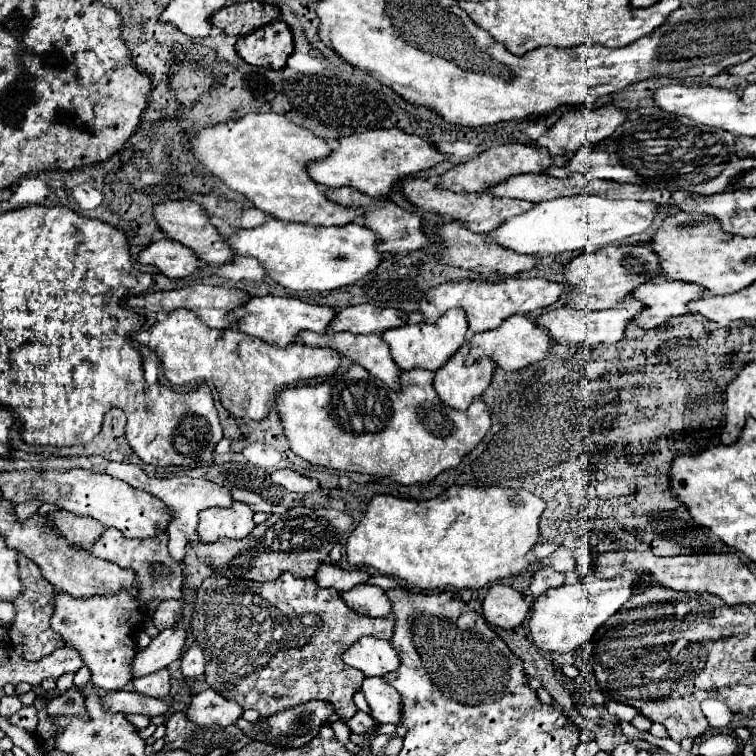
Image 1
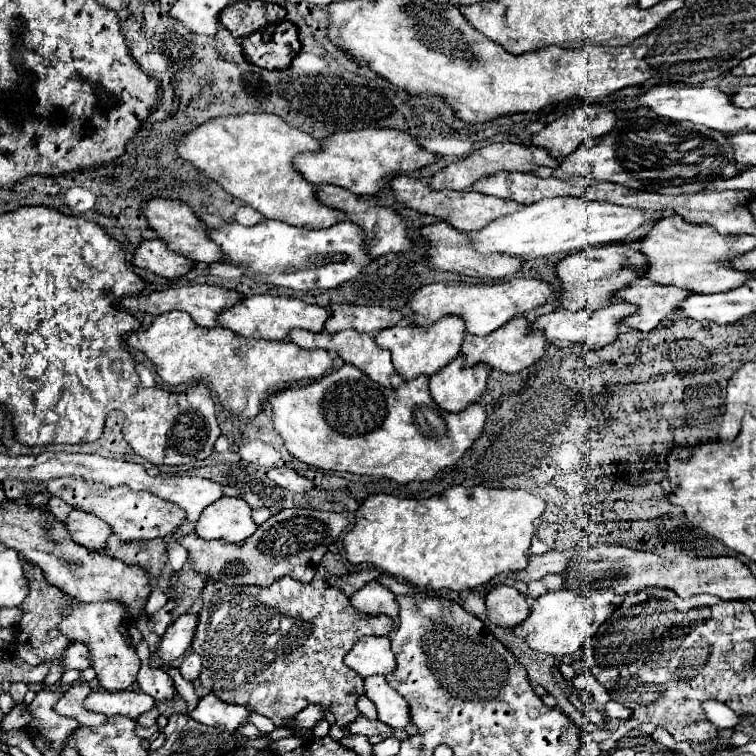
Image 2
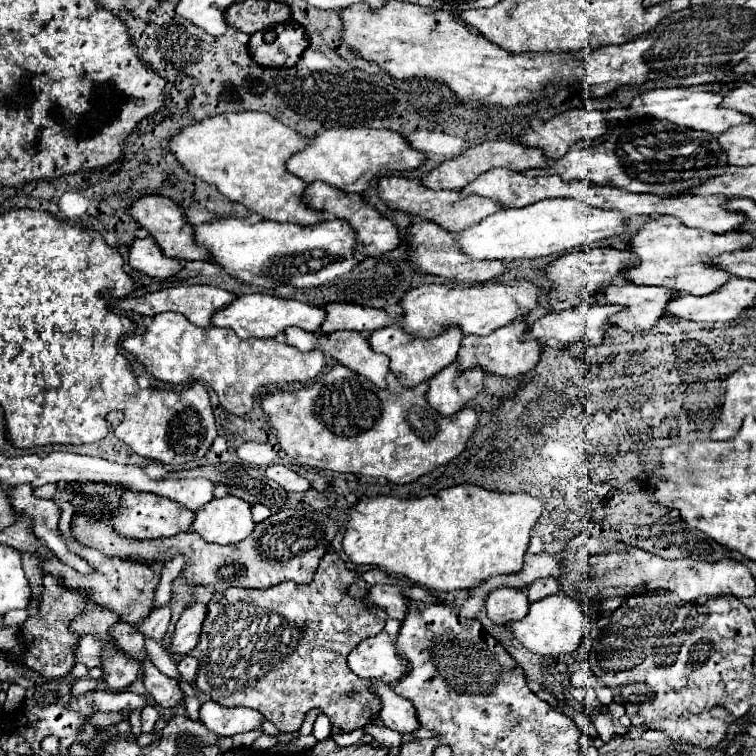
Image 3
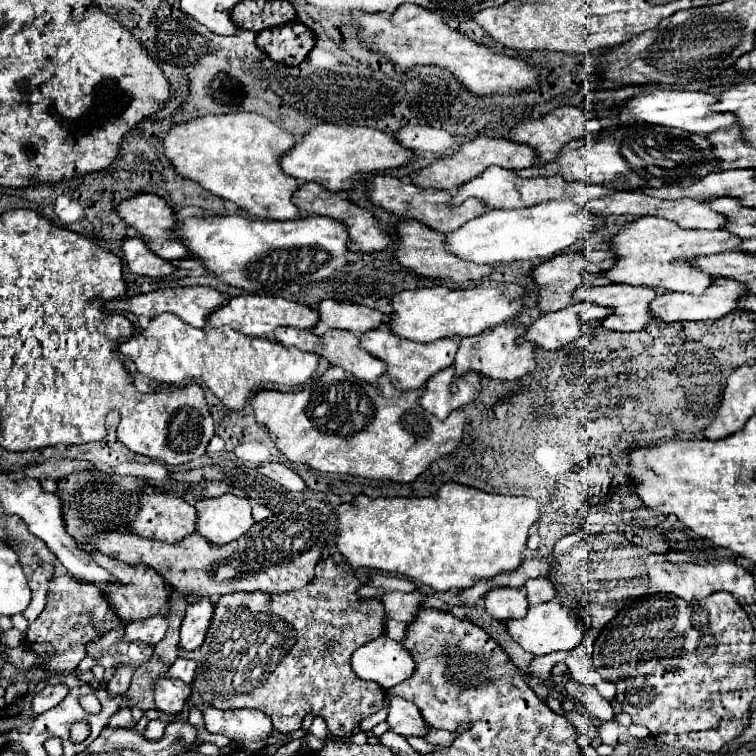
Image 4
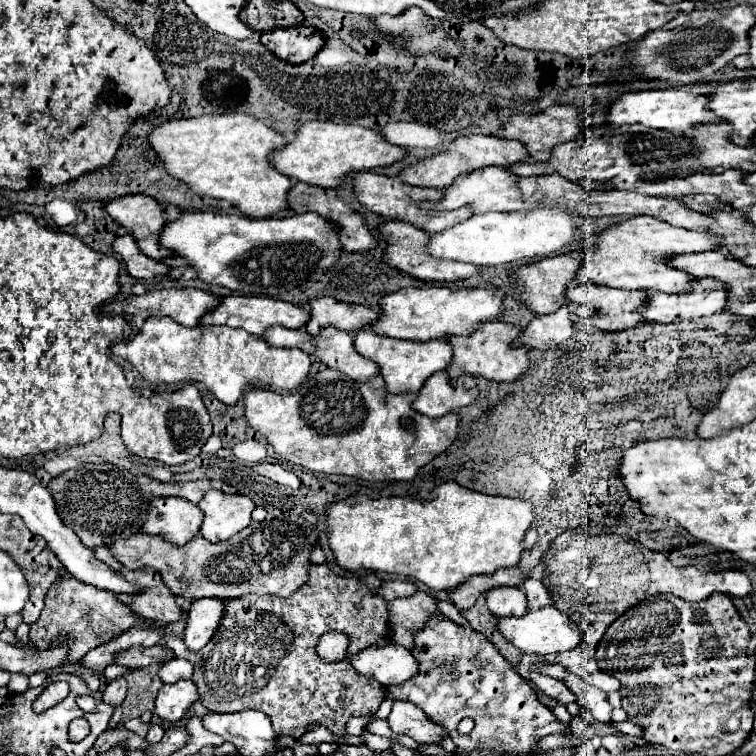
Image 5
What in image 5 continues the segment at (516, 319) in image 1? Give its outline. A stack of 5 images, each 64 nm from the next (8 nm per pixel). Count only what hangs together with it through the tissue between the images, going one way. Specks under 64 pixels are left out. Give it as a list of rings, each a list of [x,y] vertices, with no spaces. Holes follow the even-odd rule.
[[[490,320],[488,324],[480,324],[472,336],[450,336],[446,338],[452,348],[452,362],[446,368],[450,378],[456,378],[460,374],[470,374],[470,376],[482,376],[486,380],[494,382],[514,382],[528,370],[528,352],[530,348],[520,346],[516,340],[520,336],[522,328],[514,324],[506,324],[502,320]]]

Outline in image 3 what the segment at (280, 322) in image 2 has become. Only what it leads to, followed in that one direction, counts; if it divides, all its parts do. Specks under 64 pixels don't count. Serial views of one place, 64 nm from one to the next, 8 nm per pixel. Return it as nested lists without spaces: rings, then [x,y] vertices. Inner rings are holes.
[[[244,294],[238,296],[232,304],[228,304],[228,308],[216,312],[216,316],[212,316],[212,326],[232,328],[240,338],[276,338],[288,326],[298,326],[306,332],[316,332],[324,318],[326,318],[324,308],[316,308],[298,300],[286,300],[270,294]]]

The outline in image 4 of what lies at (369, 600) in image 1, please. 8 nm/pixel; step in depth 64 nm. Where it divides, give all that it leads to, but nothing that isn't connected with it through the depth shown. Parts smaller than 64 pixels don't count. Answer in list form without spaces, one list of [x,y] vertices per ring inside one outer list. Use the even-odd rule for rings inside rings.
[[[390,592],[390,594],[382,596],[382,602],[384,602],[388,618],[392,618],[396,622],[412,624],[420,606],[424,604],[424,594],[420,594],[420,592],[410,592],[410,594]]]

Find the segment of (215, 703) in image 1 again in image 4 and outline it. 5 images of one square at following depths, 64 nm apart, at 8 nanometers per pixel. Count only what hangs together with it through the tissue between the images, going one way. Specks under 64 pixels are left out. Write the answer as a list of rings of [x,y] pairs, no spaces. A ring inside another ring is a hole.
[[[206,706],[204,722],[206,722],[208,732],[224,734],[226,738],[238,742],[240,750],[246,754],[258,754],[266,746],[266,740],[272,734],[272,722],[260,710],[216,710],[212,706]]]

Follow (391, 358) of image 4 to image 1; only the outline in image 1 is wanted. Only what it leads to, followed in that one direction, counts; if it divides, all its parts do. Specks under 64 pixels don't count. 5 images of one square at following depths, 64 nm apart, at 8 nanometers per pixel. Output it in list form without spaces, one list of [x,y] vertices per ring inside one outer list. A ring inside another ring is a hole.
[[[454,308],[448,310],[444,316],[440,316],[436,324],[416,324],[416,326],[406,324],[400,328],[390,328],[388,332],[382,332],[382,340],[390,346],[392,358],[400,370],[408,372],[412,368],[424,368],[434,372],[440,366],[444,366],[456,354],[456,350],[466,342],[466,332],[468,324],[464,312],[460,308]]]

